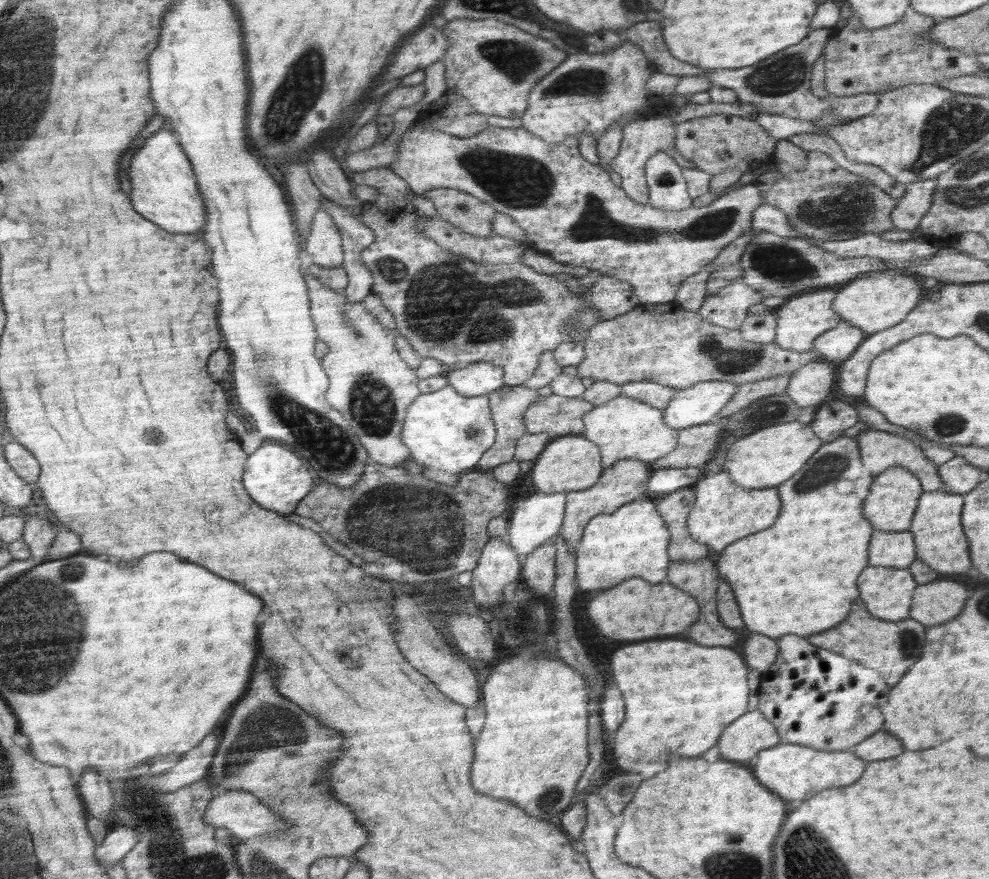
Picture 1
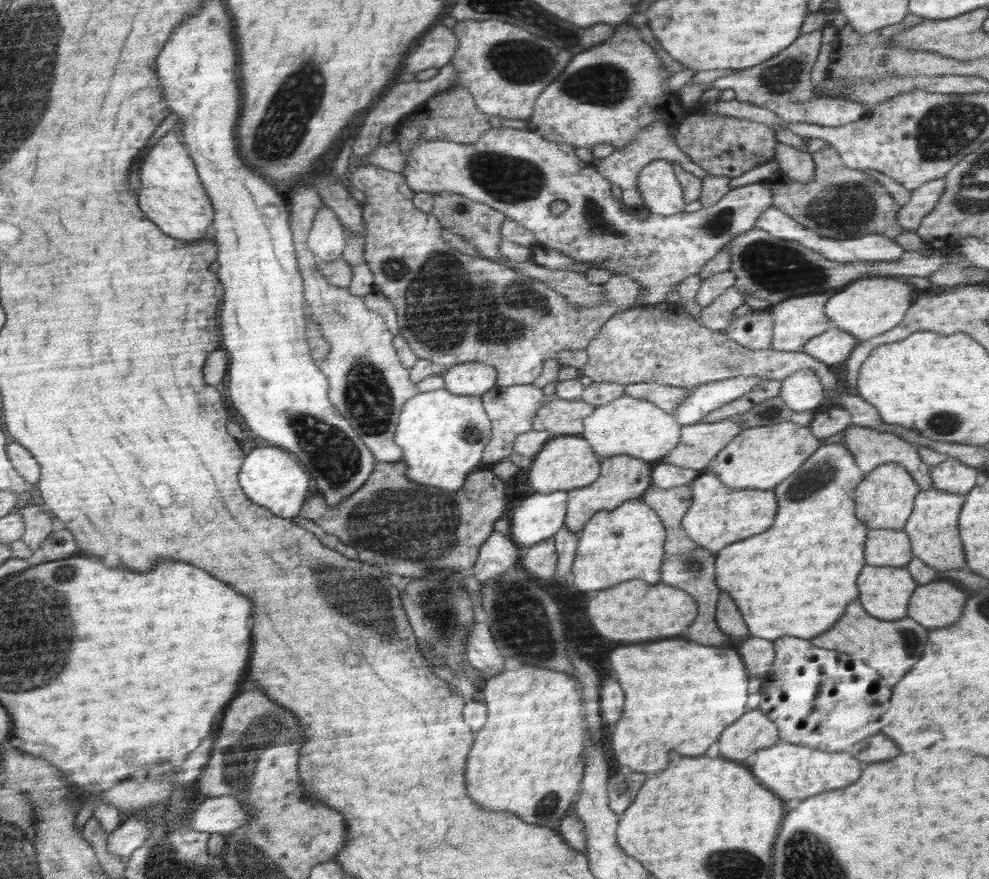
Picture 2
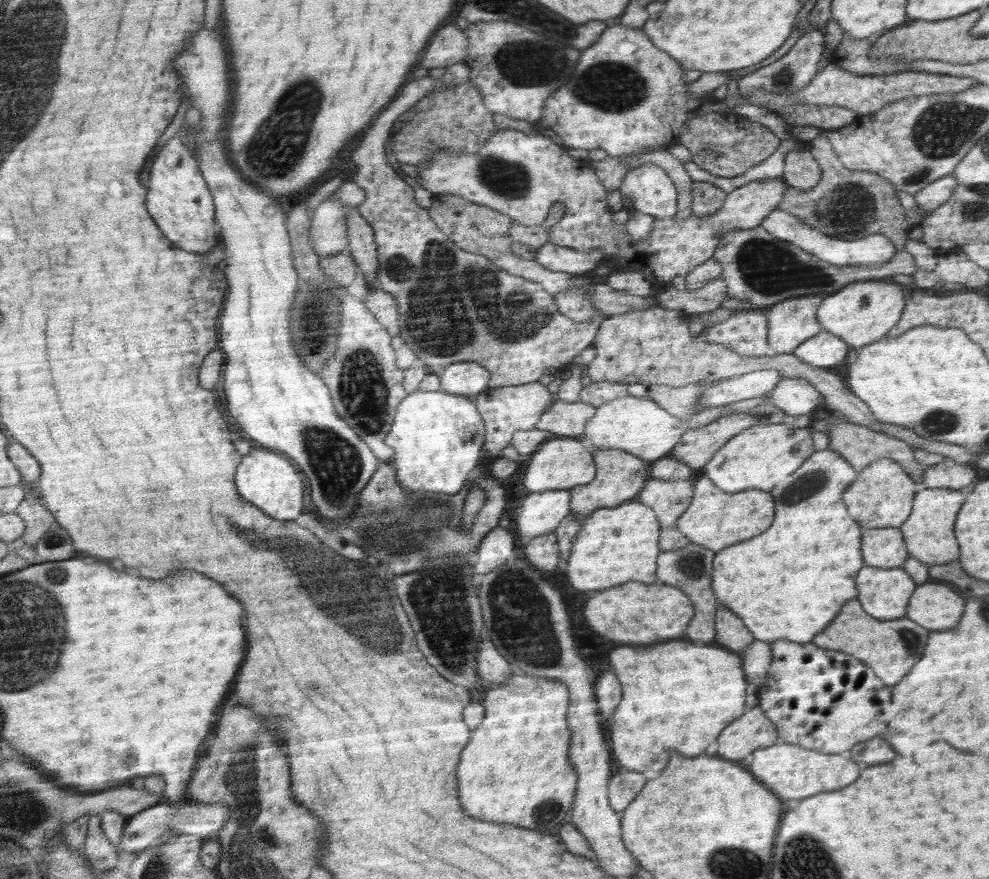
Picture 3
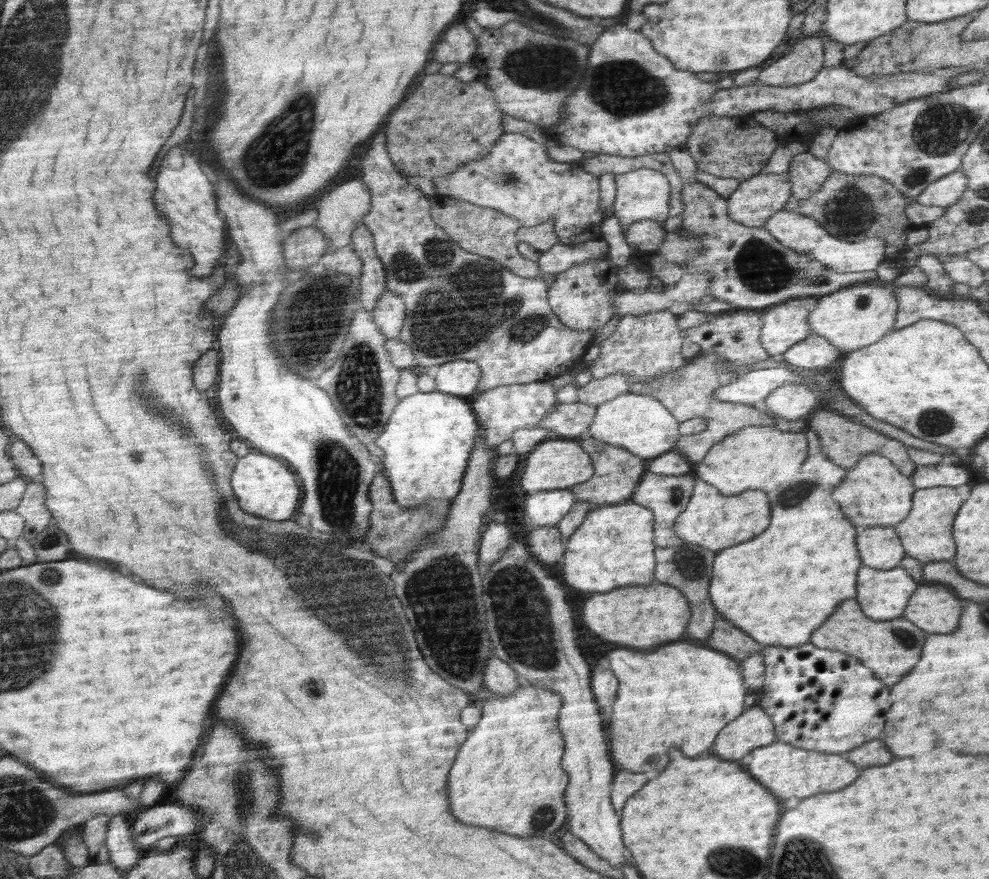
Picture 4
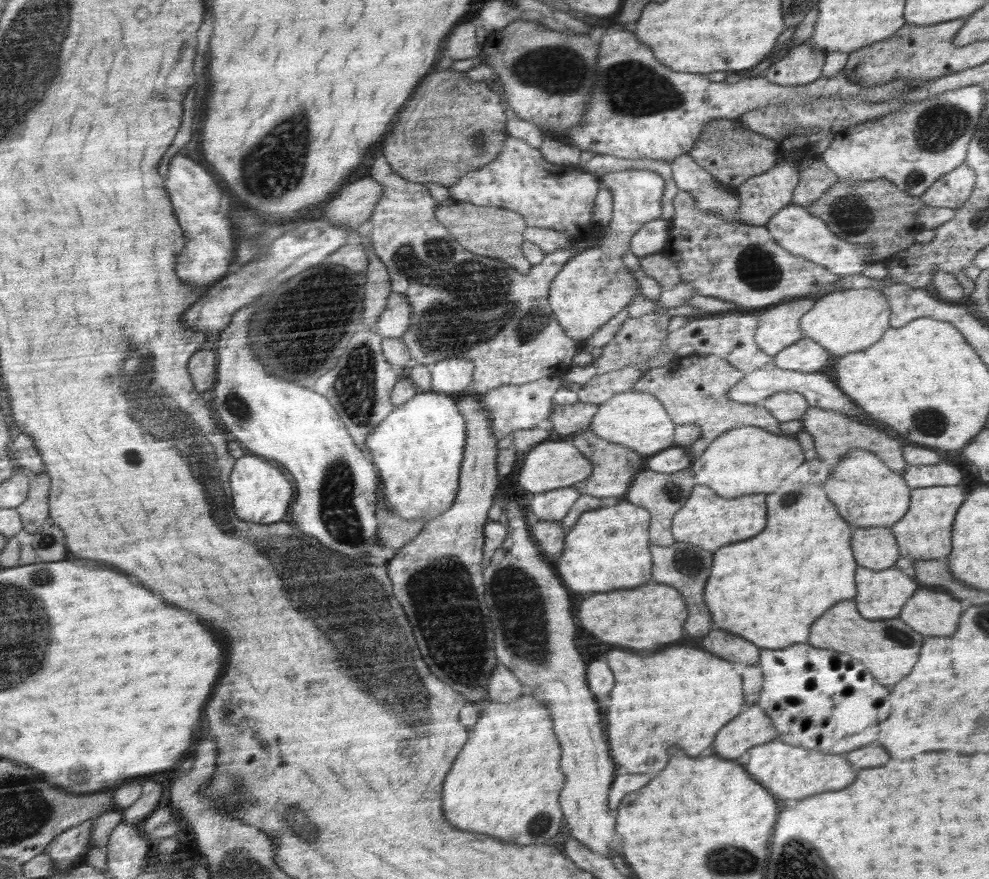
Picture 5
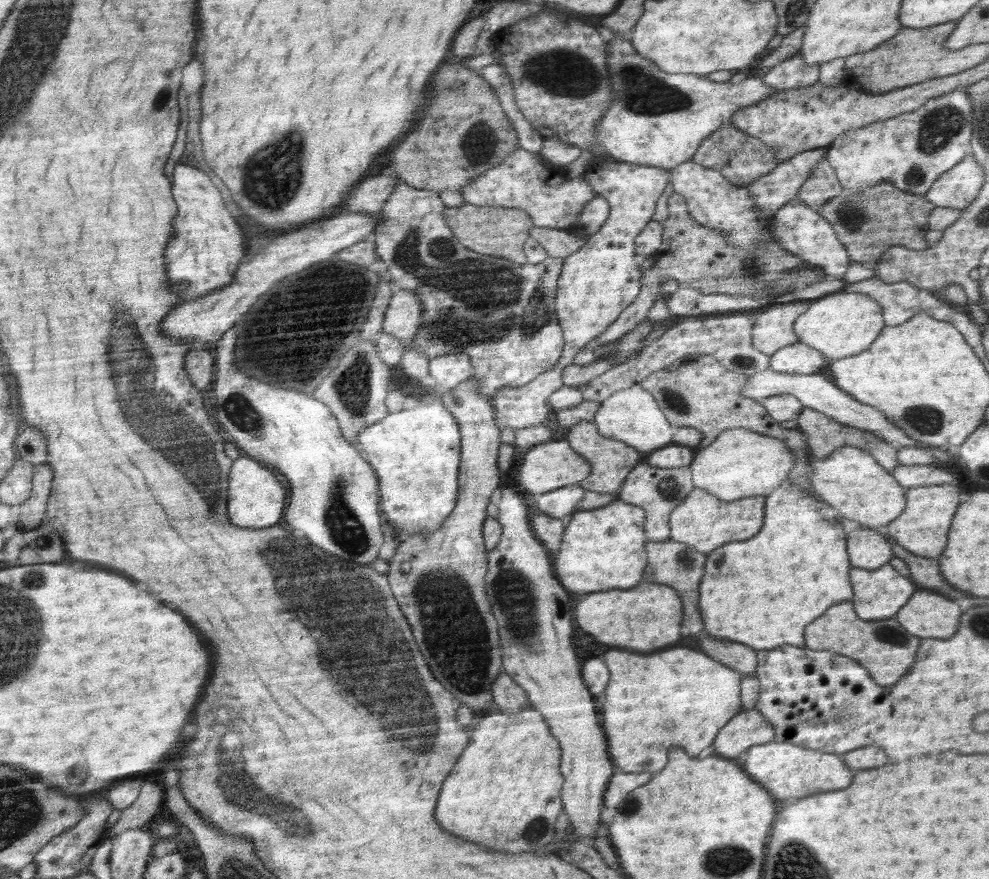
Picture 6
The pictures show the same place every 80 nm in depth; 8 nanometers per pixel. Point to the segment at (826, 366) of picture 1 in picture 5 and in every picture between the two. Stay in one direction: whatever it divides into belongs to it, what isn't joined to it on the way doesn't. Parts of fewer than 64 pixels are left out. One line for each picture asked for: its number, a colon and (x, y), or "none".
2: (802, 391)
3: (796, 396)
4: (792, 402)
5: (785, 406)

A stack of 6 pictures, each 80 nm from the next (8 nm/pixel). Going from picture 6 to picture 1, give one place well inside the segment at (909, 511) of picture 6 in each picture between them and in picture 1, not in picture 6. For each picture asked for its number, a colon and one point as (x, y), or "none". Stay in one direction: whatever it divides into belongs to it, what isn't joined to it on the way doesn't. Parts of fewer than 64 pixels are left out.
1: (940, 542)
2: (932, 527)
3: (928, 532)
4: (926, 533)
5: (924, 532)

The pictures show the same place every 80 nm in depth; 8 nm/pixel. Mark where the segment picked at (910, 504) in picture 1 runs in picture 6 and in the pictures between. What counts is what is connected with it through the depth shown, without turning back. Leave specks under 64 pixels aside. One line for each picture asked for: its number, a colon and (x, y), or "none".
2: (884, 499)
3: (882, 495)
4: (874, 492)
5: (867, 493)
6: (849, 479)

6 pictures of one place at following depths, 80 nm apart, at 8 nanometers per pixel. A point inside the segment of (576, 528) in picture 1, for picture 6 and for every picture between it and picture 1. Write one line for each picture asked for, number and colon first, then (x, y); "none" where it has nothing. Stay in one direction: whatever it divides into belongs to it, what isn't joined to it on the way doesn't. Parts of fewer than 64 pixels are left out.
2: (622, 477)
3: (620, 476)
4: (617, 472)
5: (615, 466)
6: (611, 460)

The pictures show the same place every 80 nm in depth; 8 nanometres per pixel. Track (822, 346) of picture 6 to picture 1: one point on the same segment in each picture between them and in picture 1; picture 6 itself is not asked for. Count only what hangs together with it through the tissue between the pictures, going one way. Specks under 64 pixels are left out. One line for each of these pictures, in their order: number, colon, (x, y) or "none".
1: (878, 300)
2: (868, 307)
3: (861, 313)
4: (851, 319)
5: (842, 322)

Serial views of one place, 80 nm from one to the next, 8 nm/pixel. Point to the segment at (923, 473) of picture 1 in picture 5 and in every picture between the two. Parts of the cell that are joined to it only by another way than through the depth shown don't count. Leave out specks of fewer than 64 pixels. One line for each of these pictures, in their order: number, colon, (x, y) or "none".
2: (870, 448)
3: (859, 445)
4: (843, 442)
5: (834, 435)

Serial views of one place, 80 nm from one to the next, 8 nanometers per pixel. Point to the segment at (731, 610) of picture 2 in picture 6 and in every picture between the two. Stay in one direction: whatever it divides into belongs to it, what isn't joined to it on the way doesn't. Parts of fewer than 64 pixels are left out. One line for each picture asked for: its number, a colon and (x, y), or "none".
3: (731, 633)
4: (730, 640)
5: (729, 646)
6: (735, 655)

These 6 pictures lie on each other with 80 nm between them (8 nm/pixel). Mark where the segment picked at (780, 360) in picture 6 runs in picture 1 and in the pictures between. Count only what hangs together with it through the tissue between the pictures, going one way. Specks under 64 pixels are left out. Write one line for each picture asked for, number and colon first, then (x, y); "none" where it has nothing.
1: (836, 345)
2: (835, 345)
3: (824, 350)
4: (815, 352)
5: (807, 356)

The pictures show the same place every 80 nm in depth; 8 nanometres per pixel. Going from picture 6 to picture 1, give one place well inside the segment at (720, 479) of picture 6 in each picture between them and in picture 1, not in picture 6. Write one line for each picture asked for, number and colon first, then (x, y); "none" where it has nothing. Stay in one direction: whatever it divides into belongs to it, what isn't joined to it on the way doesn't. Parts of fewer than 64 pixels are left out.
1: (766, 458)
2: (759, 458)
3: (759, 458)
4: (755, 458)
5: (747, 460)

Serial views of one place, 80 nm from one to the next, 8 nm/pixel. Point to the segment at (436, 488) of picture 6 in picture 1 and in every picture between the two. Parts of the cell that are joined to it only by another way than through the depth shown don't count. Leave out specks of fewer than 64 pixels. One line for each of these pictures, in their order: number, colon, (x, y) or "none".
1: (449, 434)
2: (444, 435)
3: (439, 438)
4: (428, 445)
5: (418, 452)

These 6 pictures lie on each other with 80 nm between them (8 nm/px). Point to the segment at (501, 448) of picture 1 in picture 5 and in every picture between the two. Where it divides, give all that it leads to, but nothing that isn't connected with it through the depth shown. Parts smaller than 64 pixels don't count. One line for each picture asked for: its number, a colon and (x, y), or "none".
2: (511, 409)
3: (506, 410)
4: (502, 411)
5: (511, 407)

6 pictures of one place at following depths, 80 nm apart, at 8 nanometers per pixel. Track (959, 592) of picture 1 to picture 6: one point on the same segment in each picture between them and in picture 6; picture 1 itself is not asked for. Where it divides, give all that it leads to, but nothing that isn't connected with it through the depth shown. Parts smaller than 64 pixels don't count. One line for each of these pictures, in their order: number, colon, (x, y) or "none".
2: (940, 603)
3: (933, 605)
4: (936, 609)
5: (928, 611)
6: (925, 615)

